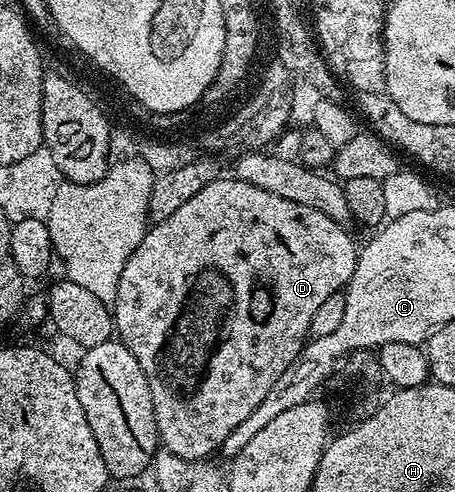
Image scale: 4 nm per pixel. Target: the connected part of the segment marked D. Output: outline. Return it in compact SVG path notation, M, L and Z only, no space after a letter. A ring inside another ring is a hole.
M235 179L212 181L206 187L202 187L202 191L194 195L194 199L182 203L182 207L174 211L174 215L170 215L164 221L155 222L147 230L122 270L116 301L111 310L118 340L131 351L134 359L138 359L148 380L154 403L156 431L165 450L174 452L188 461L211 458L211 453L215 454L219 450L222 439L226 439L226 435L230 435L230 431L234 431L234 427L238 427L242 419L246 419L256 410L258 403L266 399L266 391L270 391L270 387L278 383L278 377L295 365L297 357L309 340L312 320L314 315L318 315L318 307L322 307L326 299L341 292L354 275L358 245L352 242L348 231L345 226L339 225L314 207L282 199L282 195L274 195L262 187L254 187L250 183L242 183Z

